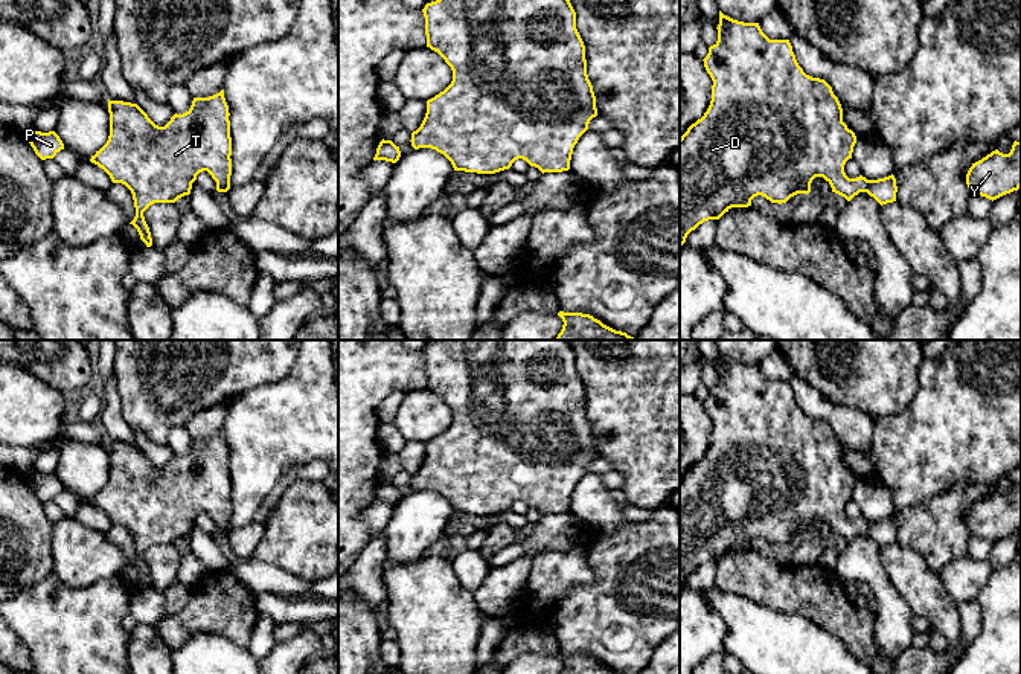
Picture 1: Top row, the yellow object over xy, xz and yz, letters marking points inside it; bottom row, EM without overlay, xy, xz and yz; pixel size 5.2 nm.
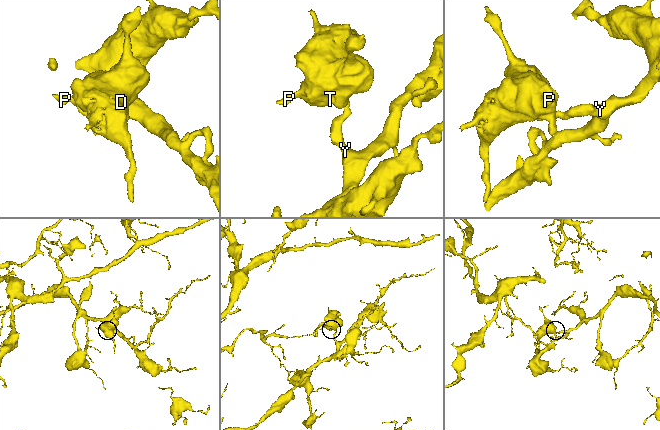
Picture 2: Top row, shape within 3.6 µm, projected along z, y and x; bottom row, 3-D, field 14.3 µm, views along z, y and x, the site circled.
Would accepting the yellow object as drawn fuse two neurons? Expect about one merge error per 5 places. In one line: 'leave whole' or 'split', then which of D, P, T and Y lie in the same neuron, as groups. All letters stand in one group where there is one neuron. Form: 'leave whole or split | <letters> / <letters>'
leave whole | D P T Y

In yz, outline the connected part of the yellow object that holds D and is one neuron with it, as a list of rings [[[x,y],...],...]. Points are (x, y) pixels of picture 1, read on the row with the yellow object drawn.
[[[721,11],[716,29],[718,41],[703,59],[713,81],[710,105],[680,137],[680,247],[699,224],[719,220],[731,207],[748,207],[757,195],[782,204],[797,194],[809,194],[815,177],[823,177],[832,192],[847,201],[859,192],[867,192],[881,206],[896,201],[898,186],[893,174],[878,180],[846,175],[844,165],[852,159],[856,136],[843,122],[843,108],[832,87],[824,79],[803,72],[789,40],[770,40],[759,23],[738,21]]]

